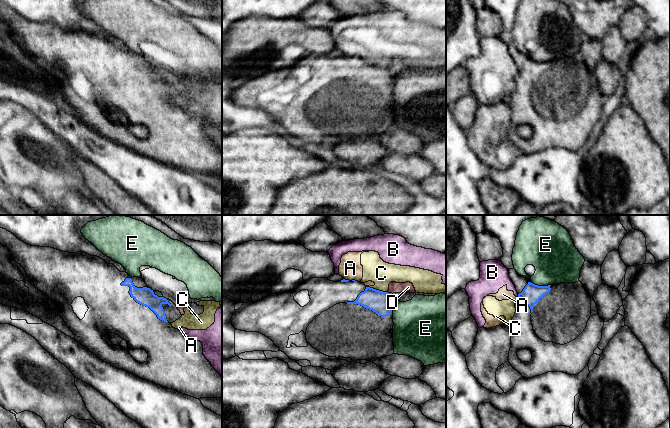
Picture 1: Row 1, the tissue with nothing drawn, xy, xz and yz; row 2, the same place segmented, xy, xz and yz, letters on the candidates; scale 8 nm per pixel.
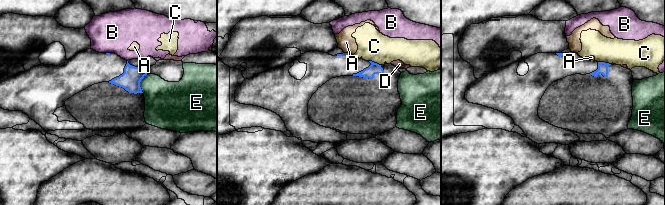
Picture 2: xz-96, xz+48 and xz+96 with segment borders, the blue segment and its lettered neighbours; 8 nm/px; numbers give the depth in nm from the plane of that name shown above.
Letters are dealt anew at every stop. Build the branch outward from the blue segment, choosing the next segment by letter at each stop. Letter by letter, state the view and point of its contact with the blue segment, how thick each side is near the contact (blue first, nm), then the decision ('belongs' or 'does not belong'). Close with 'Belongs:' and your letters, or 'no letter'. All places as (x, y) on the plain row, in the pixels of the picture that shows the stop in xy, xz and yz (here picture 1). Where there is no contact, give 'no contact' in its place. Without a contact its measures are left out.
A: xz (347, 56) | 20/190 nm | does not belong
B: yz (518, 72) | 160/220 nm | does not belong
C: xz (378, 66) | 180/190 nm | does not belong
D: xz (390, 69) | 180/90 nm | does not belong
E: yz (540, 62) | 160/360 nm | does not belong
Belongs: no letter

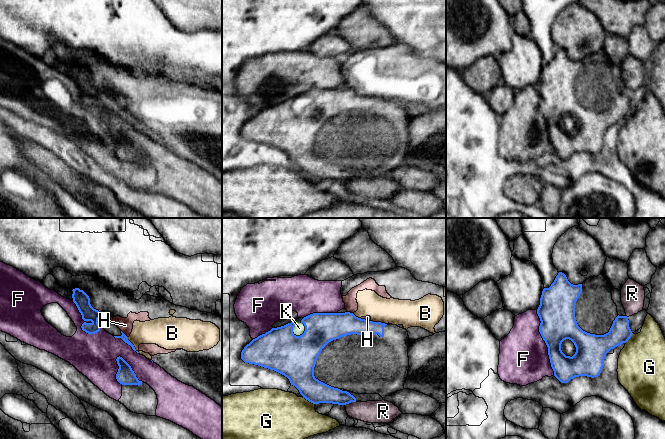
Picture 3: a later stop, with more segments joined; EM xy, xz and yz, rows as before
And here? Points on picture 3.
B: xy (133, 121) | 50/220 nm | does not belong
F: yz (545, 118) | 280/400 nm | does not belong
G: xz (308, 176) | 220/440 nm | does not belong
H: xy (124, 110) | 50/110 nm | does not belong
K: xz (305, 105) | 340/90 nm | belongs
R: xz (350, 178) | 160/180 nm | does not belong
Belongs: K

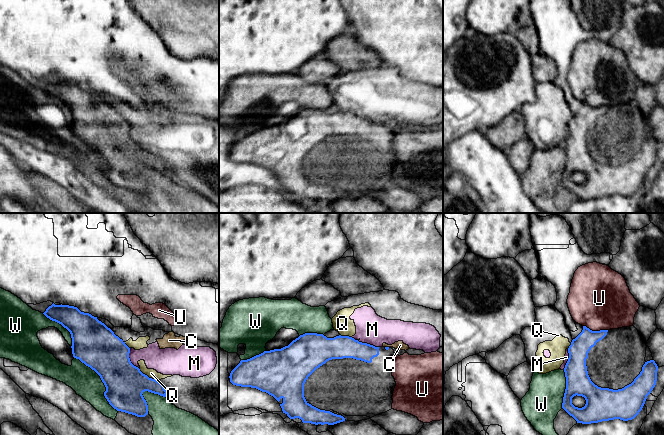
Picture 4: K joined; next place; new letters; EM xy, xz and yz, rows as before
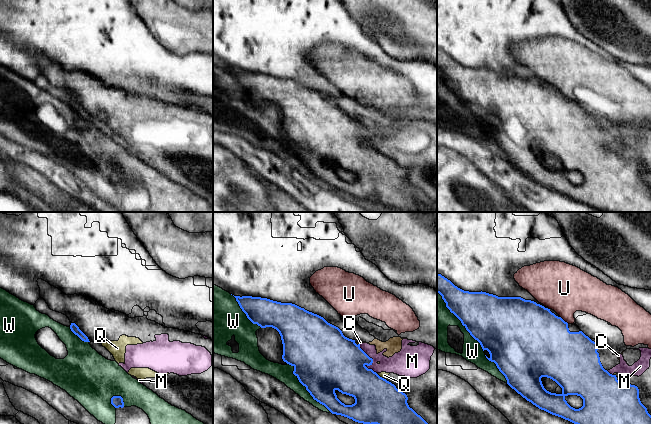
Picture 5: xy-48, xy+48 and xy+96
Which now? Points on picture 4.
C: xz (387, 123) | 20/70 nm | does not belong
M: xz (365, 119) | 190/240 nm | does not belong
Q: xy (147, 152) | 320/80 nm | does not belong
U: yz (595, 107) | 160/460 nm | does not belong
W: xy (102, 157) | 340/220 nm | does not belong
Belongs: no letter

